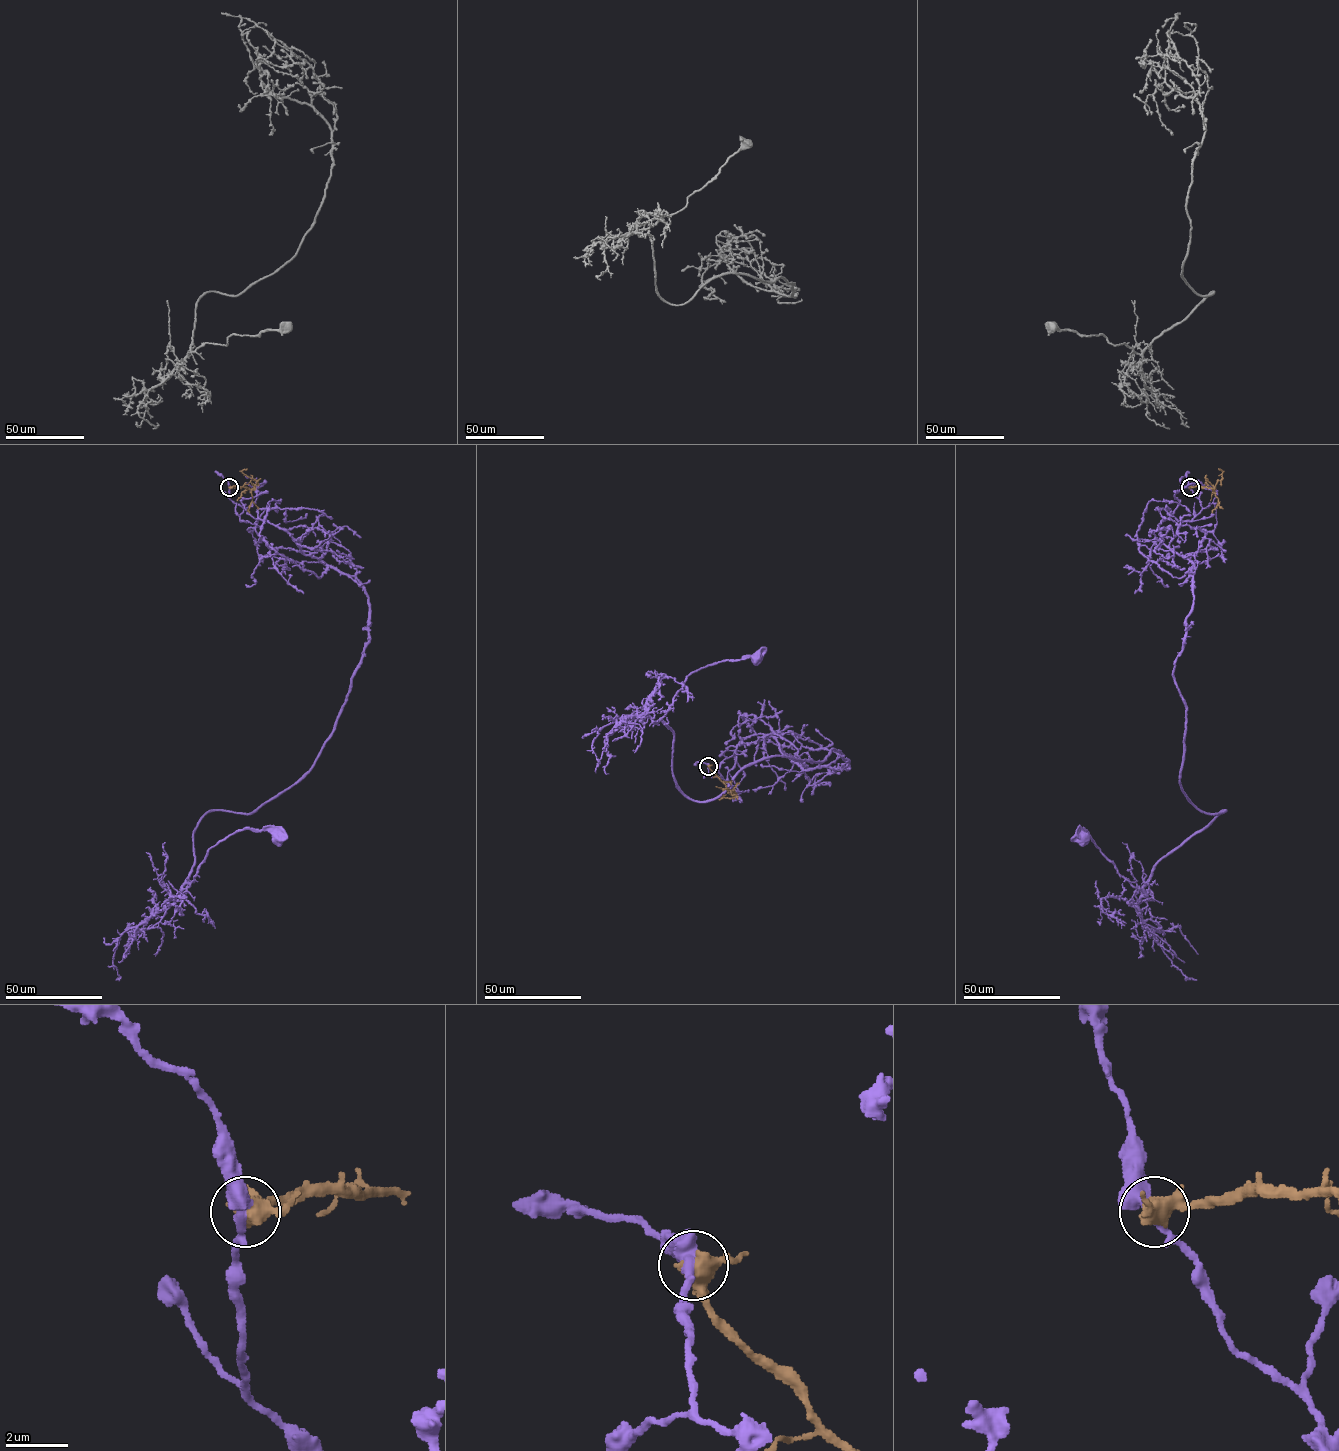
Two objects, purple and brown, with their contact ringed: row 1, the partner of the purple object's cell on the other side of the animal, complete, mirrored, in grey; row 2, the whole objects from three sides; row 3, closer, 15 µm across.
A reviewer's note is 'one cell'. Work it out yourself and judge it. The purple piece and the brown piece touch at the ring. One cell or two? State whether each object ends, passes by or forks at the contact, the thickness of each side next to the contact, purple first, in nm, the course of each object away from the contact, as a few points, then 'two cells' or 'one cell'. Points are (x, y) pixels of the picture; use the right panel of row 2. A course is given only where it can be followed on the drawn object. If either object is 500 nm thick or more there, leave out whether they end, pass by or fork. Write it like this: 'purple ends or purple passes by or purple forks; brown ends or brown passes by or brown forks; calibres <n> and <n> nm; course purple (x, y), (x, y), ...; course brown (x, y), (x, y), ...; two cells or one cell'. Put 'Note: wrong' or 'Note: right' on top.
Note: wrong
calibres 400 and 500 nm; course purple (1190, 488), (1202, 510), (1158, 527), (1193, 563), (1180, 785), (1225, 810), (1141, 888), (1082, 838); course brown (1190, 487), (1214, 489), (1222, 479), (1222, 471), (1218, 468); two cells

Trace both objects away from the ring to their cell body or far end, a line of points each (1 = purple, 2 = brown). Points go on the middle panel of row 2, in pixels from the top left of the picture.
1: (709, 766), (764, 734), (848, 768), (770, 756), (712, 799), (679, 789), (673, 698), (753, 658)
2: (709, 766), (725, 786), (735, 793), (730, 798), (720, 798), (726, 794)

